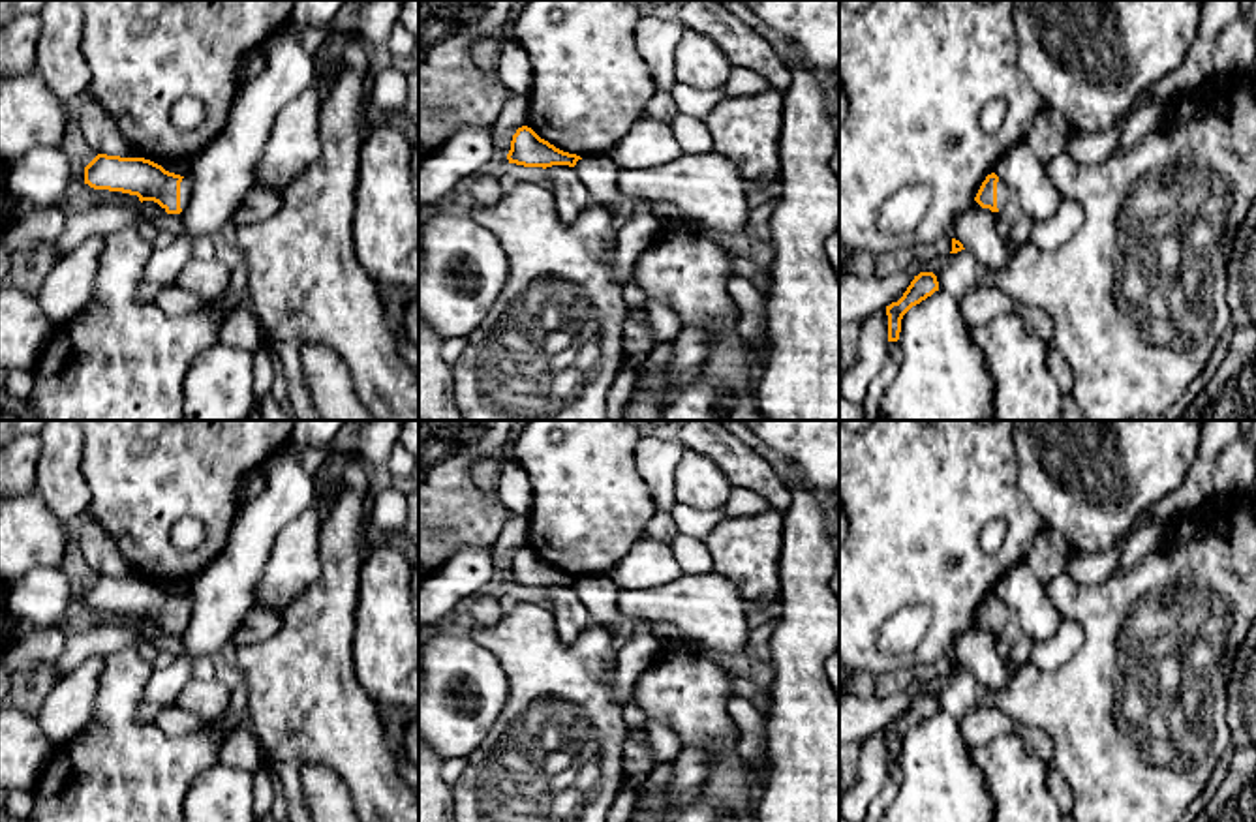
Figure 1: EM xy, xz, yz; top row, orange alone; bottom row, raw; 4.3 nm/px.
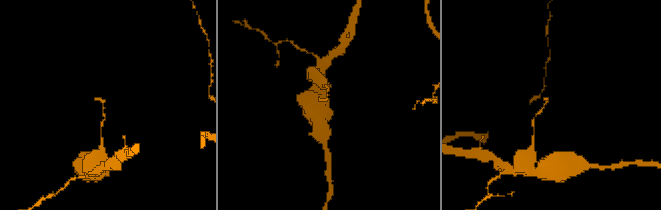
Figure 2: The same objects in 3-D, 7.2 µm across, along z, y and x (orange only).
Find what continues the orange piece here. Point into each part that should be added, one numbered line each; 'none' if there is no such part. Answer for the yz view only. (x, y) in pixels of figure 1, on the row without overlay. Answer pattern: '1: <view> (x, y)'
1: yz (1003, 610)

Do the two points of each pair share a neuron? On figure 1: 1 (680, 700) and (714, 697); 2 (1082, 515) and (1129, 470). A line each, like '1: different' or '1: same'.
1: same
2: same

